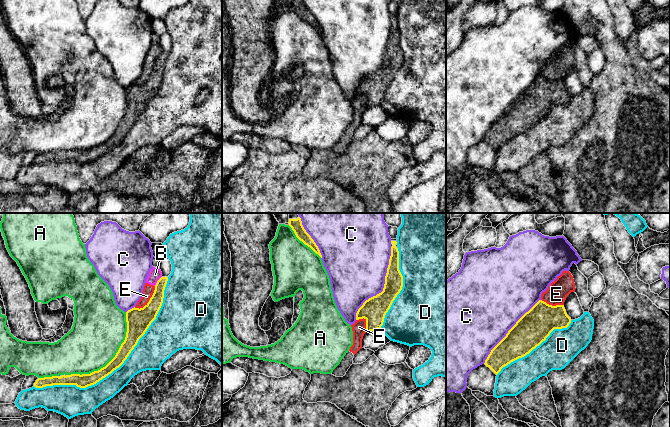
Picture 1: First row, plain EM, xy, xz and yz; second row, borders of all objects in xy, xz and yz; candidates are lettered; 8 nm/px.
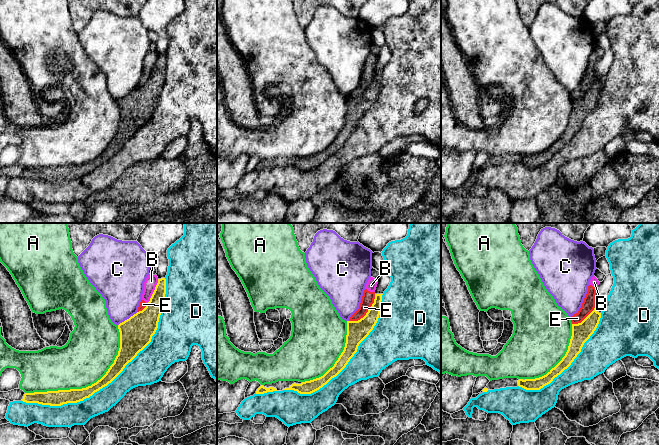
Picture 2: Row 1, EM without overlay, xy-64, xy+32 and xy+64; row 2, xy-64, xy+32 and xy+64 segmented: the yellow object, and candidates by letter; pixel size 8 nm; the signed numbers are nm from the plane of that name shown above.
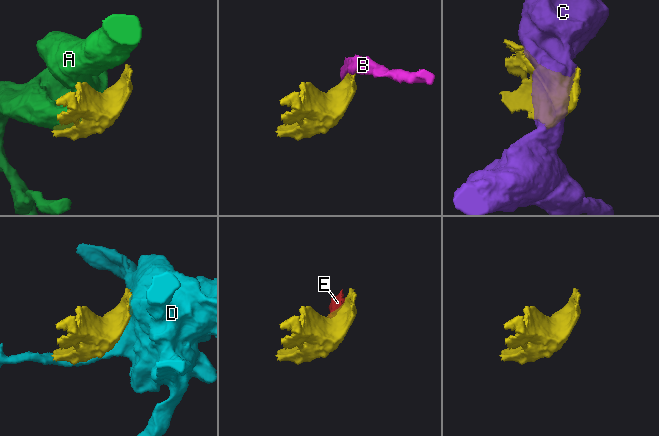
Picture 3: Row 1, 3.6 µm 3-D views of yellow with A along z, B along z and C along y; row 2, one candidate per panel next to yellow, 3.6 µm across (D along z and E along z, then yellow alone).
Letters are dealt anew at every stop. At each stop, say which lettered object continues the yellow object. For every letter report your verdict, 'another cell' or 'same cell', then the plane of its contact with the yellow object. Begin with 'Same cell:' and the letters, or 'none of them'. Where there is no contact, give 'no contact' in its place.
Same cell: none of them
A: another cell; contact in xy
B: another cell; contact in xy
C: another cell; contact in xz
D: another cell; contact in xy
E: another cell; contact in xy

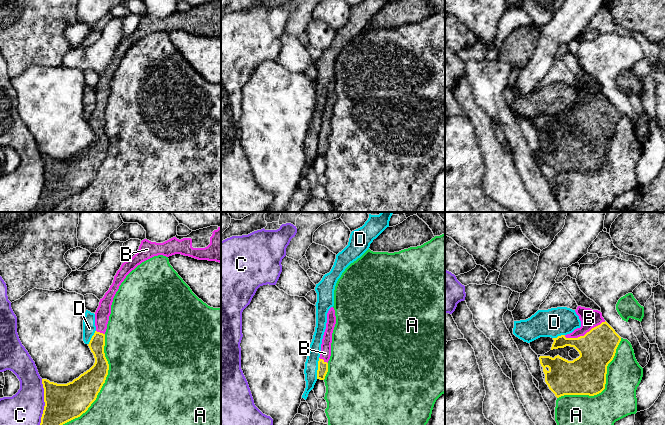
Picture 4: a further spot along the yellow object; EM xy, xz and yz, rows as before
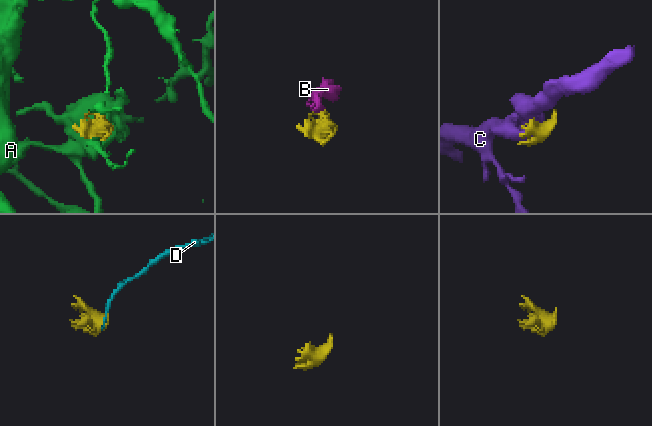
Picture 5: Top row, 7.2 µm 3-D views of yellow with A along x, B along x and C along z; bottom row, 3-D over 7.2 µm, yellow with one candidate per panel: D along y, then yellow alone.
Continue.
Same cell: B
A: another cell; contact in xy
B: same cell; contact in yz
C: another cell; contact in xy
D: another cell; contact in xz

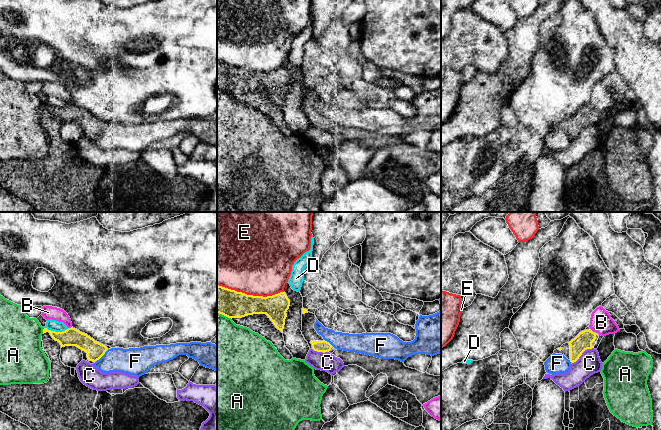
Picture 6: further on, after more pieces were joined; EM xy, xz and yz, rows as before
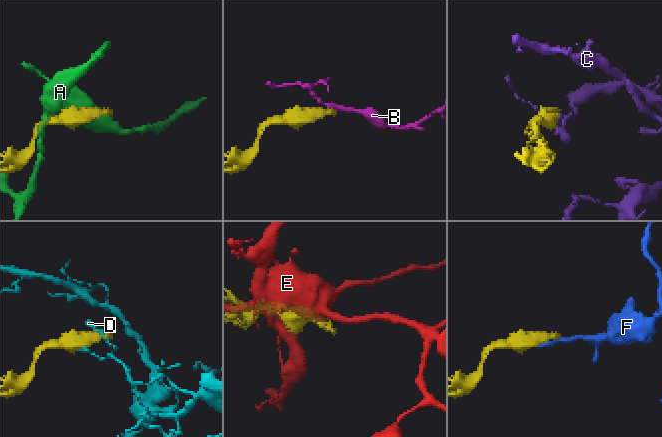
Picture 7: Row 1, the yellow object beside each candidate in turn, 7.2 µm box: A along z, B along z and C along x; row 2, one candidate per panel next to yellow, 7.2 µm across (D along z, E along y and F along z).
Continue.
Same cell: none of them
A: another cell; contact in xy
B: another cell; contact in xy
C: another cell; contact in yz
D: another cell; contact in xy
E: another cell; contact in xz
F: another cell; contact in xy

